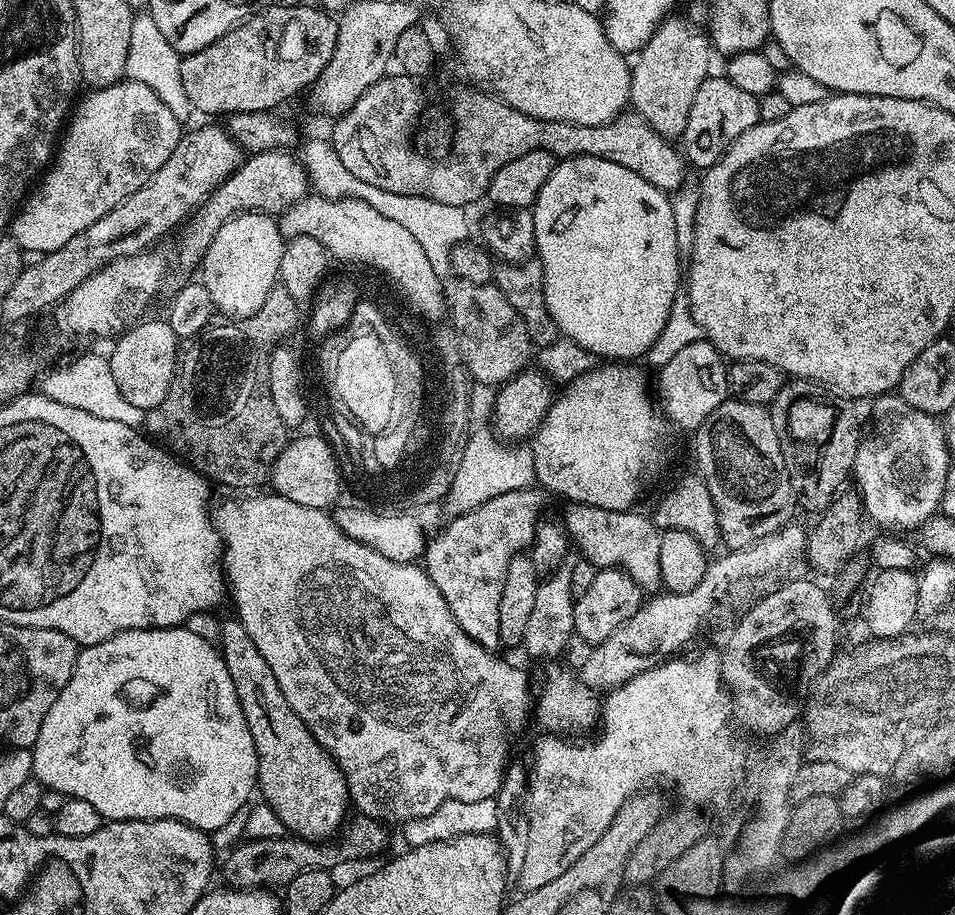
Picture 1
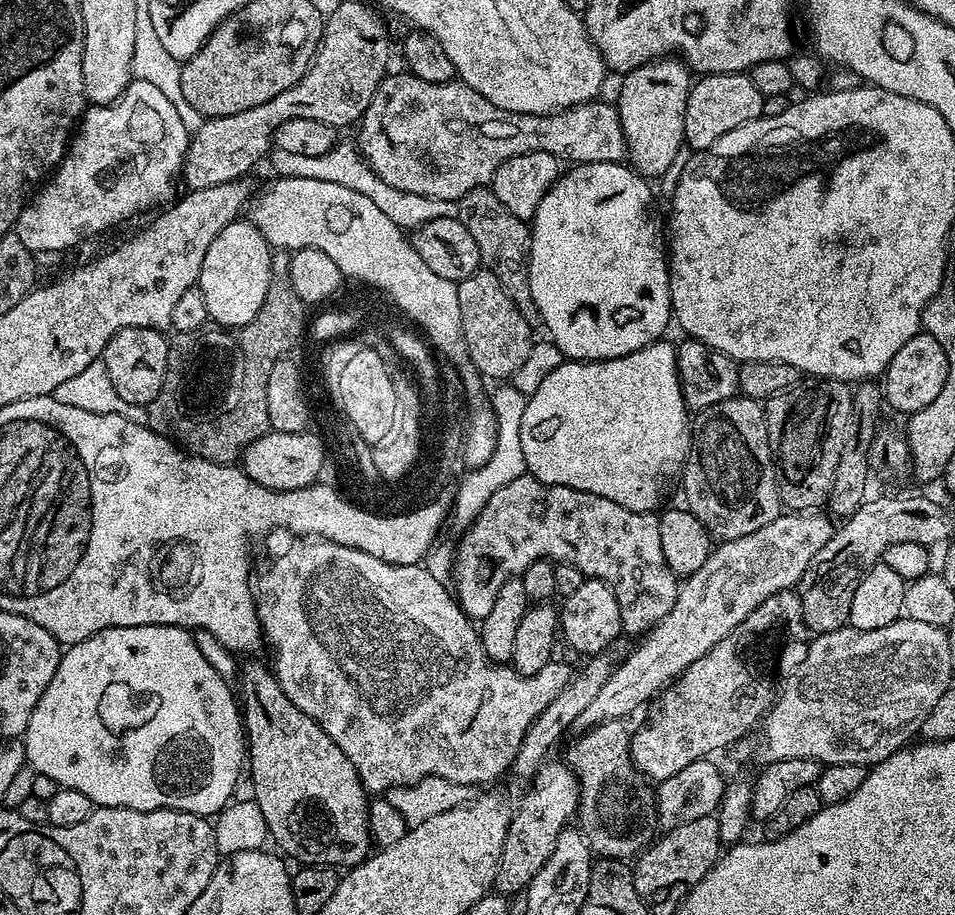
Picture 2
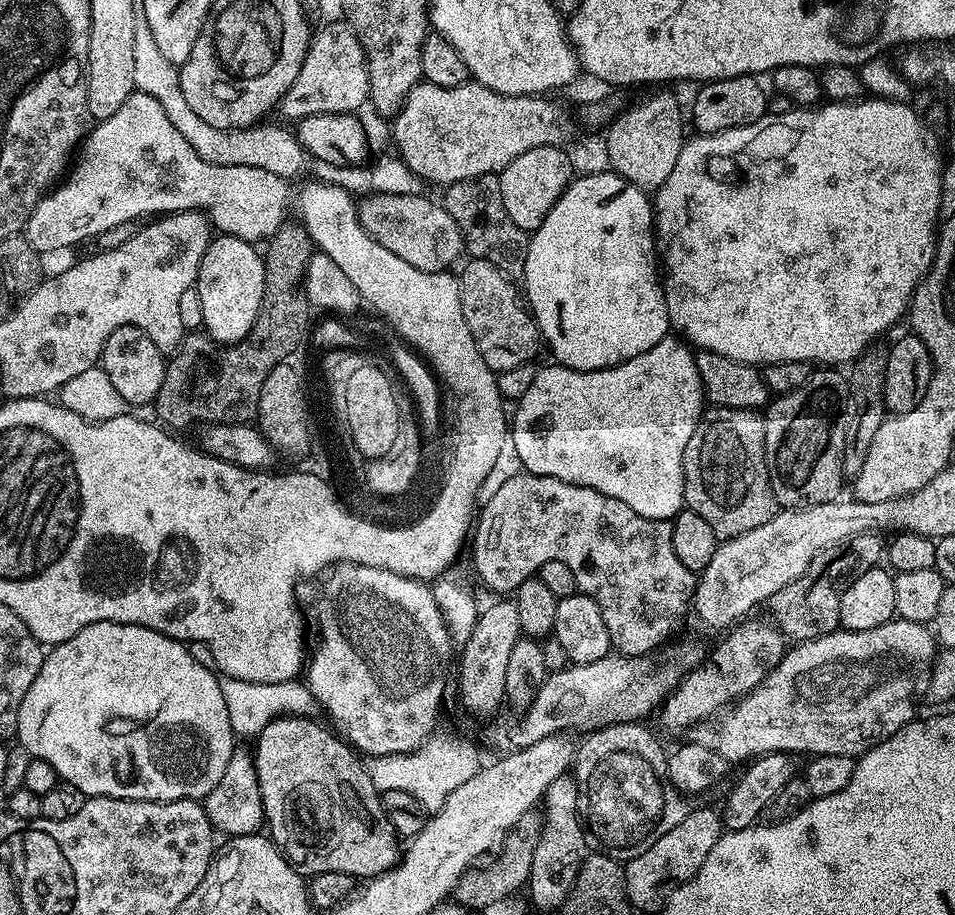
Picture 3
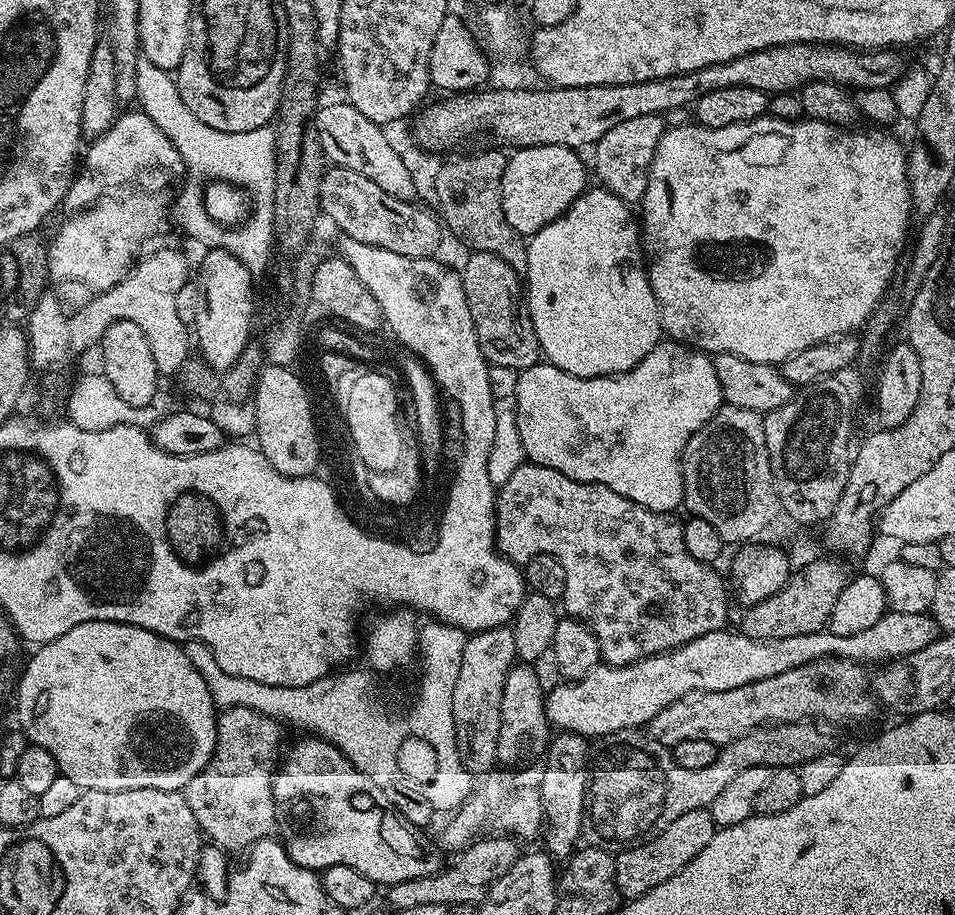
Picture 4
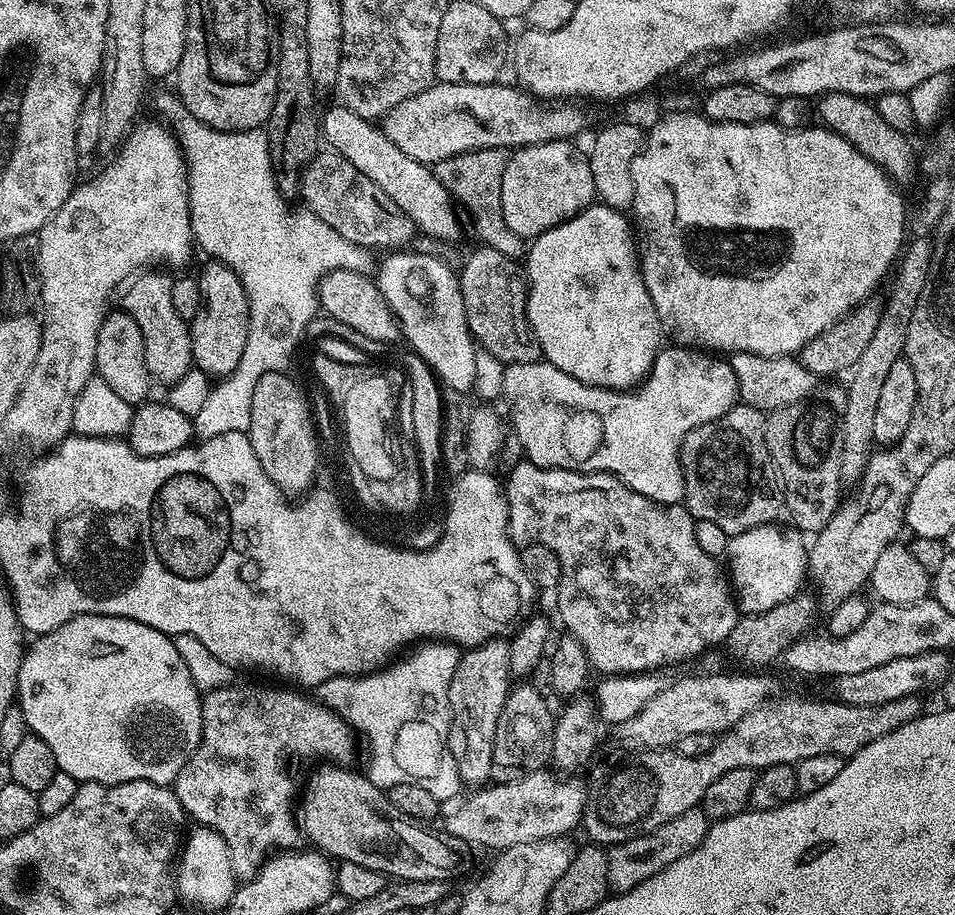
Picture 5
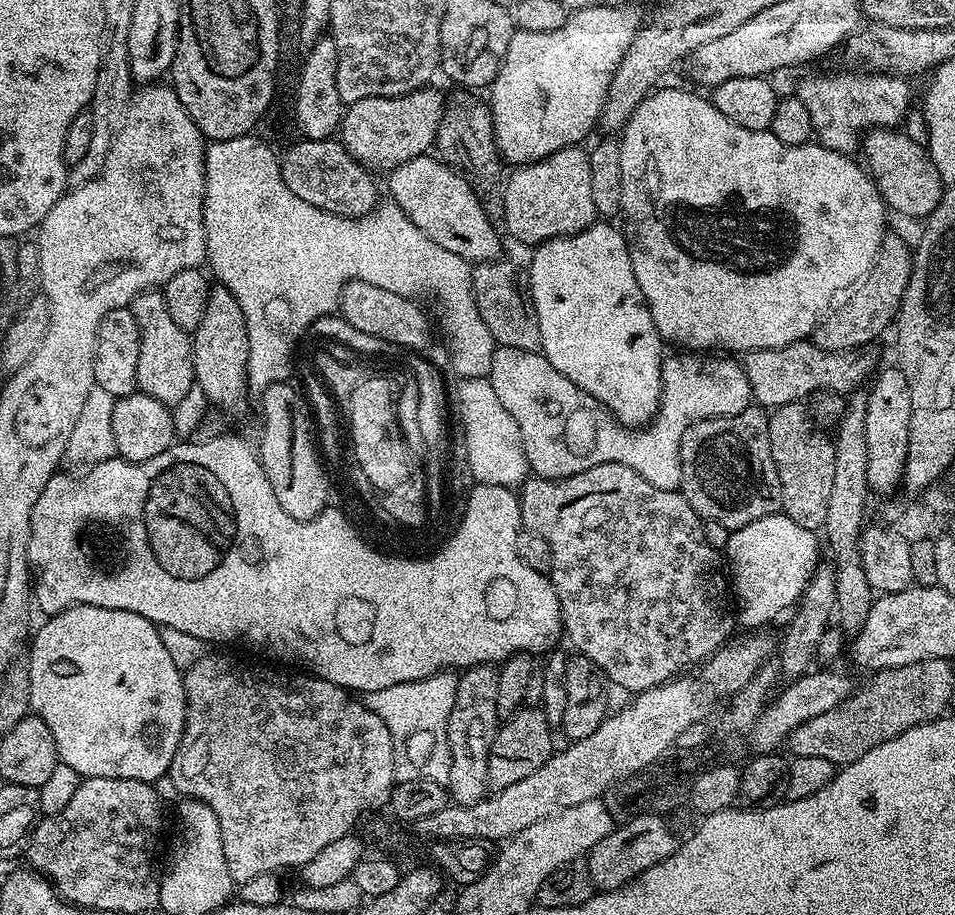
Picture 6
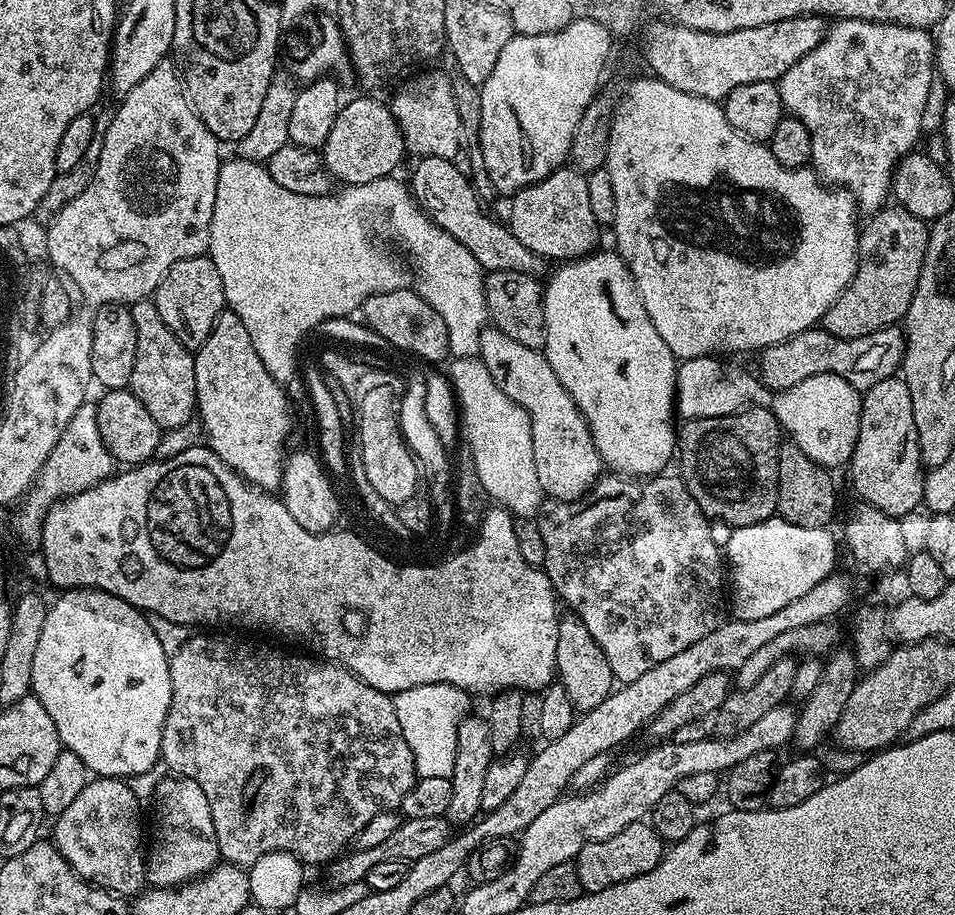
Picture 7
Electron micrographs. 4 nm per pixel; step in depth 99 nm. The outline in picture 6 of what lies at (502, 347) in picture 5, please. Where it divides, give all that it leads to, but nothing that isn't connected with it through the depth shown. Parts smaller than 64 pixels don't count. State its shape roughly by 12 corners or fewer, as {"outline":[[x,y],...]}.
{"outline":[[477,264],[478,314],[499,347],[541,351],[521,269]]}

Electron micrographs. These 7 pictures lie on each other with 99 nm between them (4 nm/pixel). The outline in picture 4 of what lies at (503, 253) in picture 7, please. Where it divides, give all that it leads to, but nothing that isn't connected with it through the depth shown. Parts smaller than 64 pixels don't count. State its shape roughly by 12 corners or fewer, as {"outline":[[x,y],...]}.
{"outline":[[352,104],[317,107],[329,165],[354,170],[386,194],[417,195],[381,125]]}

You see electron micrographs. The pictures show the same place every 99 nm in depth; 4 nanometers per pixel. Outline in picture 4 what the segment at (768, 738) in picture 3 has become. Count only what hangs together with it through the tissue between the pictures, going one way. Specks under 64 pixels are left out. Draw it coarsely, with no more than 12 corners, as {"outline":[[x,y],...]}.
{"outline":[[839,656],[721,692],[646,725],[665,746],[723,746],[765,726],[856,724],[875,708],[865,665]]}

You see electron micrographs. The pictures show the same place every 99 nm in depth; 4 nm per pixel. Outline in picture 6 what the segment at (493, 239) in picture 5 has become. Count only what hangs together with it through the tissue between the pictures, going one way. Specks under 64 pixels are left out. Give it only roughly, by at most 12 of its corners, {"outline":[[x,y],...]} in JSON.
{"outline":[[447,97],[434,148],[504,223],[505,165],[489,105]]}

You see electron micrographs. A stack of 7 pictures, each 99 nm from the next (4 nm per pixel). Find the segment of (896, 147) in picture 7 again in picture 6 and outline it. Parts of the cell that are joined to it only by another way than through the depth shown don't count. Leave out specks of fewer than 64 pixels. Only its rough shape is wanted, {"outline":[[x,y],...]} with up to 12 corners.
{"outline":[[891,74],[824,76],[798,89],[815,139],[852,154],[912,103]]}

